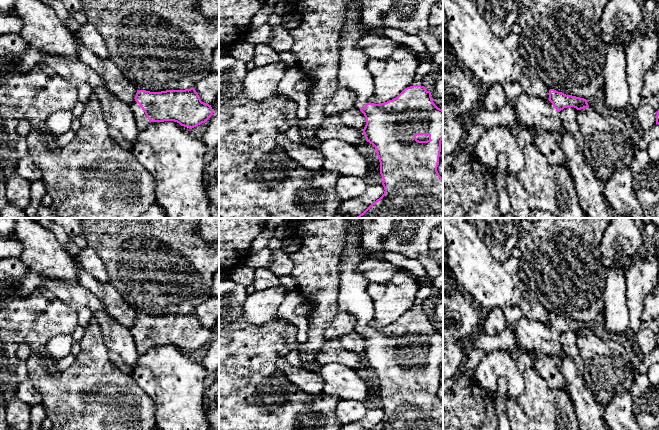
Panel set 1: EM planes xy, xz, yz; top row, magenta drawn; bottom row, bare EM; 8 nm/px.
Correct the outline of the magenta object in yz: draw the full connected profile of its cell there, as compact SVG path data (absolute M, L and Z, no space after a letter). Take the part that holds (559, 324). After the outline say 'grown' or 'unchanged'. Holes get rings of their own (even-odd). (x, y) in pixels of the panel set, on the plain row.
M554 313L549 314L548 324L523 317L519 319L514 328L507 324L505 329L500 334L496 335L488 335L479 328L472 334L471 338L465 344L463 349L463 359L471 349L482 350L485 354L495 350L504 350L510 353L514 358L517 358L523 353L529 355L536 351L543 352L547 355L559 355L562 350L560 335L567 331L574 331L577 334L581 334L589 330L587 324L584 322L566 319Z; grown

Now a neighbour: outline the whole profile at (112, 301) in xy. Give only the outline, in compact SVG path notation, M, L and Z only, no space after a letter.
M76 261L78 267L77 282L91 291L103 304L103 307L123 326L131 329L135 325L137 313L123 300L122 296L110 283L93 279Z

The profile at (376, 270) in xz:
M368 256L358 267L360 274L365 276L370 282L384 283L391 279L392 275L397 271L405 271L405 269L379 259L377 256Z

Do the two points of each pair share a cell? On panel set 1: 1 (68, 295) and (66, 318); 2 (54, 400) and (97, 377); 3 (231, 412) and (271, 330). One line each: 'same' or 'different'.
1: different
2: same
3: same

